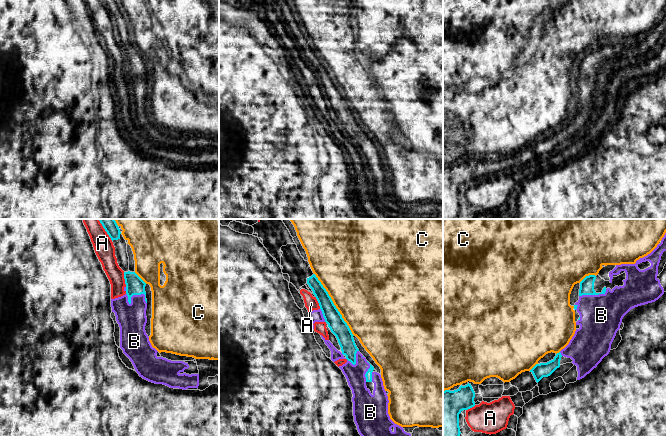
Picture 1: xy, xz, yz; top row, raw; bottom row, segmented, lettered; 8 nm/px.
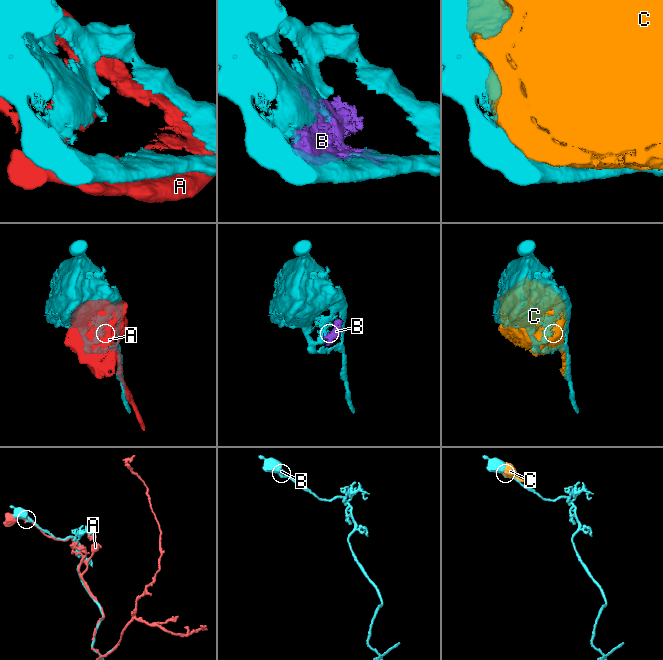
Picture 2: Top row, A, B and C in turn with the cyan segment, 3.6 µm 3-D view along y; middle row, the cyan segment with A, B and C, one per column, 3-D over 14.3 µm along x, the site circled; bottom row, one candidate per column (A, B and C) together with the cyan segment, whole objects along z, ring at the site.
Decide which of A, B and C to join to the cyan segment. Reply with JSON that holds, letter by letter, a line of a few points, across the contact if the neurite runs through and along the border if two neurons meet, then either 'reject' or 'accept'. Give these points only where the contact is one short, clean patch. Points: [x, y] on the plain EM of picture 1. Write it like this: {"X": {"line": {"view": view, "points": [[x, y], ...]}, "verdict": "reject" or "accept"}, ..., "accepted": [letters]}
{"A": {"verdict": "reject"}, "B": {"verdict": "reject"}, "C": {"verdict": "reject"}, "accepted": []}

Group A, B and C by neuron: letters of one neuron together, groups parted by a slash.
A B / C

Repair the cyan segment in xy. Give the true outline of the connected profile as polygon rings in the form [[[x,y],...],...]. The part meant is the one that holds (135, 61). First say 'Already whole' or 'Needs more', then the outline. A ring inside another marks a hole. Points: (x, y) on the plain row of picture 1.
Already whole. [[[130,47],[124,48],[124,55],[126,60],[126,70],[128,72],[129,80],[131,80],[131,73],[133,71],[141,71],[141,70],[145,71],[145,77],[147,79],[146,68],[145,68],[146,59],[135,48],[130,48]]]

